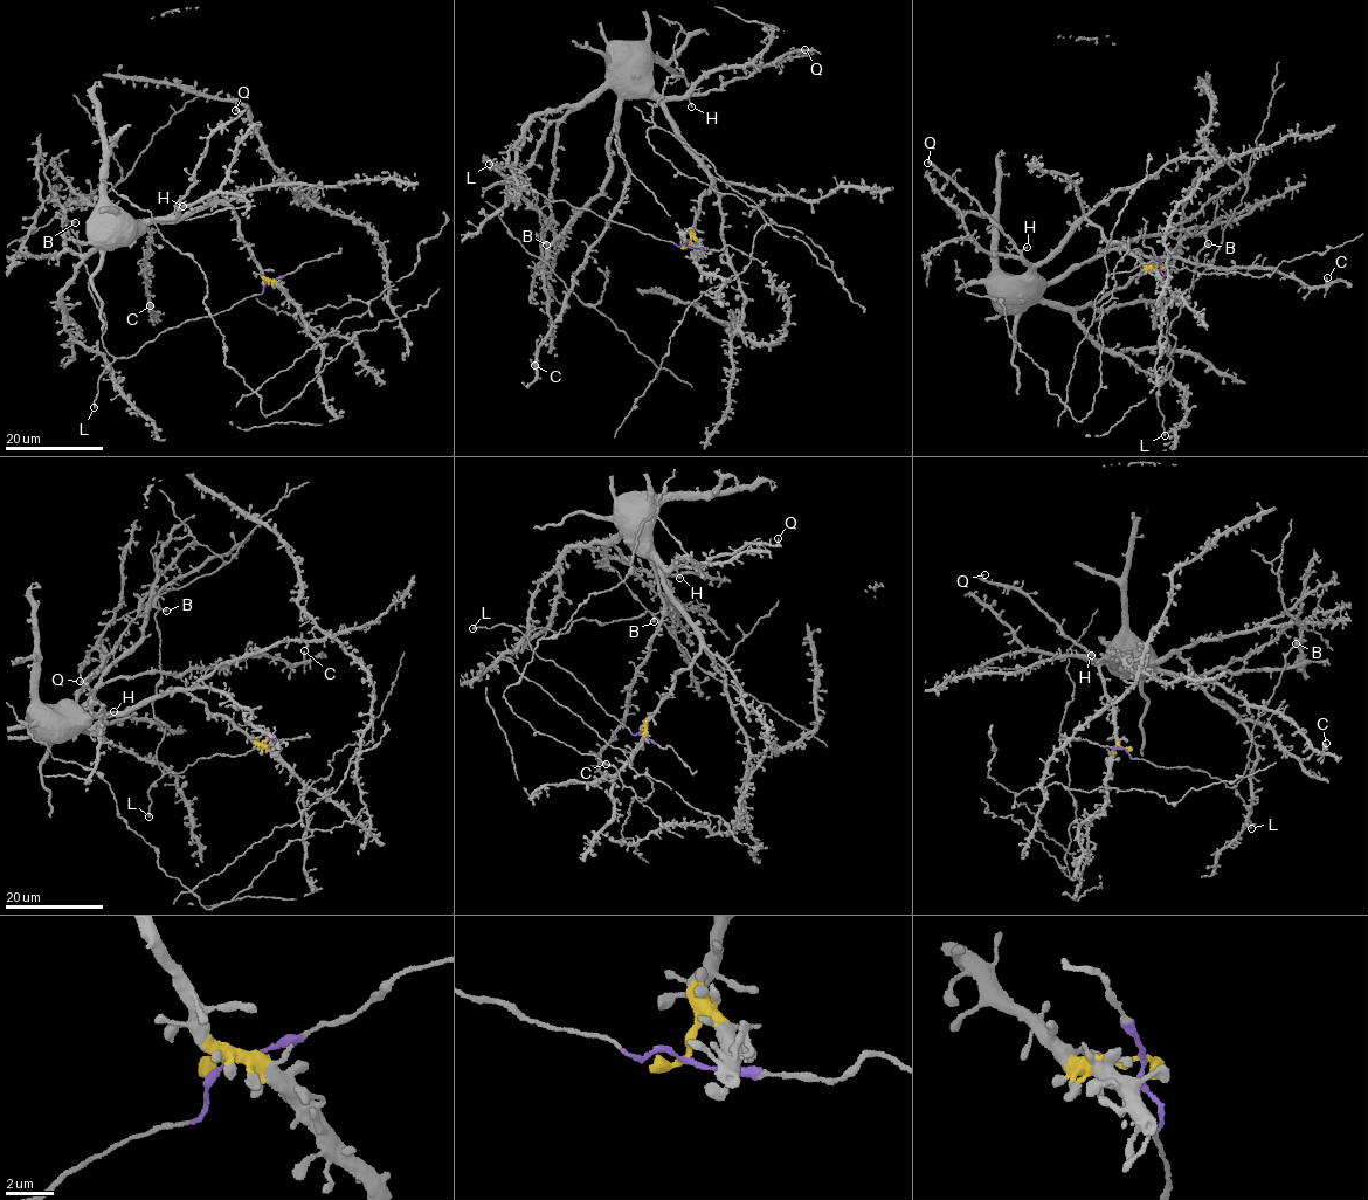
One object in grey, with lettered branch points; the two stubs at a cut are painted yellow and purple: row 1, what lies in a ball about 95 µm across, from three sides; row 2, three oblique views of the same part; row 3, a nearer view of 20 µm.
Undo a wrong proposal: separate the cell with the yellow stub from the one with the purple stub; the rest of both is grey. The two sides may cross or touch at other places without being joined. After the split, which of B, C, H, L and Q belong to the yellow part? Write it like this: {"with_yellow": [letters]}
{"with_yellow": ["C", "H", "Q"]}

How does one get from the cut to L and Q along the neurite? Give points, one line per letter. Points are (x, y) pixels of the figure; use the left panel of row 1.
L: (267, 281), (261, 294), (165, 330), (138, 352), (115, 359), (101, 377), (94, 408)
Q: (267, 281), (226, 204), (159, 219), (172, 216), (186, 195), (209, 137), (237, 118), (234, 110)

